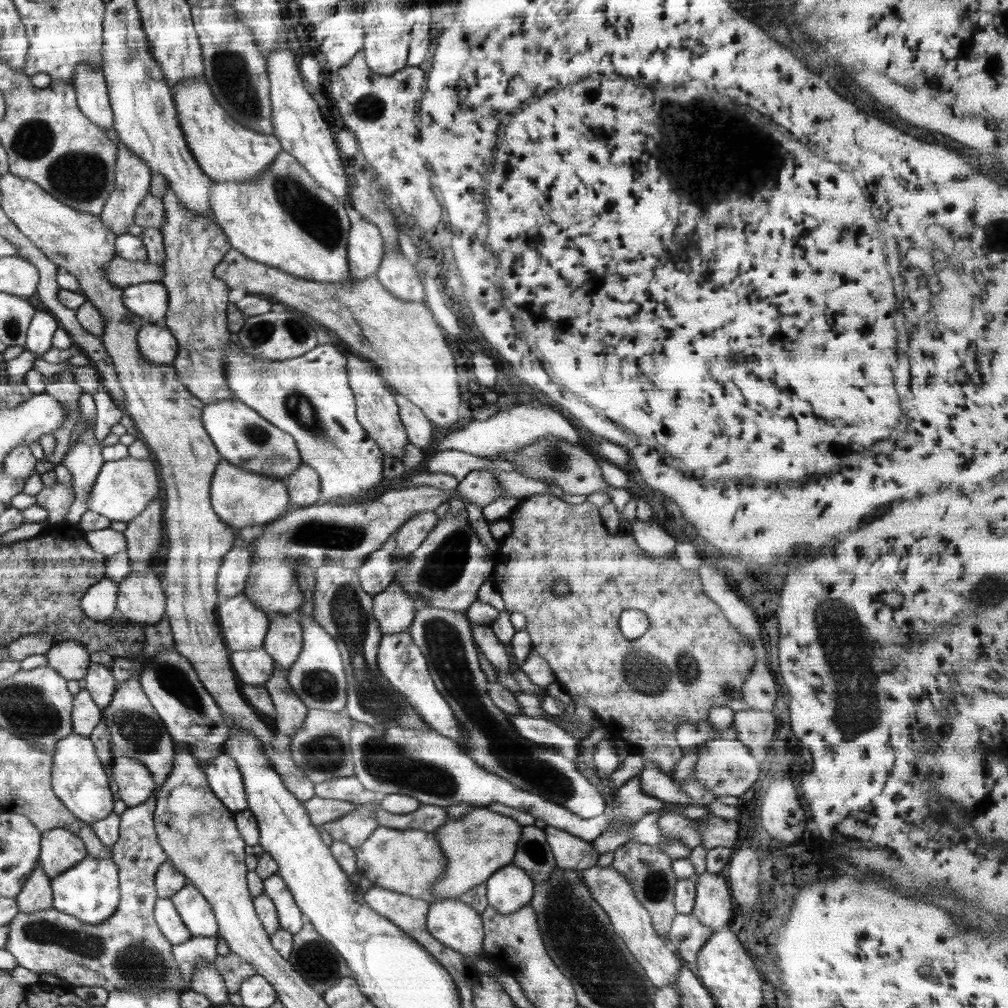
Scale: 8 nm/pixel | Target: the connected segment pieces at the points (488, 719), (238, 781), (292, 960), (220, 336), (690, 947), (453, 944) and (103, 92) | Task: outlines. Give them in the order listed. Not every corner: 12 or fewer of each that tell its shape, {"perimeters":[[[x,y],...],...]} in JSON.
{"perimeters":[[[463,611],[408,632],[478,767],[582,818],[605,812],[576,770],[532,752],[486,693]],[[223,752],[205,764],[212,792],[233,813],[247,809],[242,776]],[[307,921],[288,961],[321,995],[352,974],[342,955]],[[172,188],[164,325],[177,379],[202,403],[233,400],[231,289],[213,276],[231,249],[213,218]],[[677,913],[666,938],[696,972],[698,951],[712,928],[693,913]],[[460,899],[432,902],[432,938],[471,957],[483,950],[480,913]],[[77,67],[73,86],[82,114],[103,131],[114,114],[103,70]]]}

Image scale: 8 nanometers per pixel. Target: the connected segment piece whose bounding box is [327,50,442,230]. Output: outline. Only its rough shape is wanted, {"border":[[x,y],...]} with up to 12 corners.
{"border":[[360,50],[330,98],[387,199],[442,220],[418,154],[422,70],[381,75]]}

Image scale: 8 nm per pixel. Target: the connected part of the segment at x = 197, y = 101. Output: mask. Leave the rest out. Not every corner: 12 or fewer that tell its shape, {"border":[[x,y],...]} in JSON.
{"border":[[205,78],[174,86],[180,128],[218,182],[262,176],[283,151],[242,126]]}

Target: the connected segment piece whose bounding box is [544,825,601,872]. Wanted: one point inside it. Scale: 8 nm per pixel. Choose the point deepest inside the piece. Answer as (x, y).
(570, 852)

